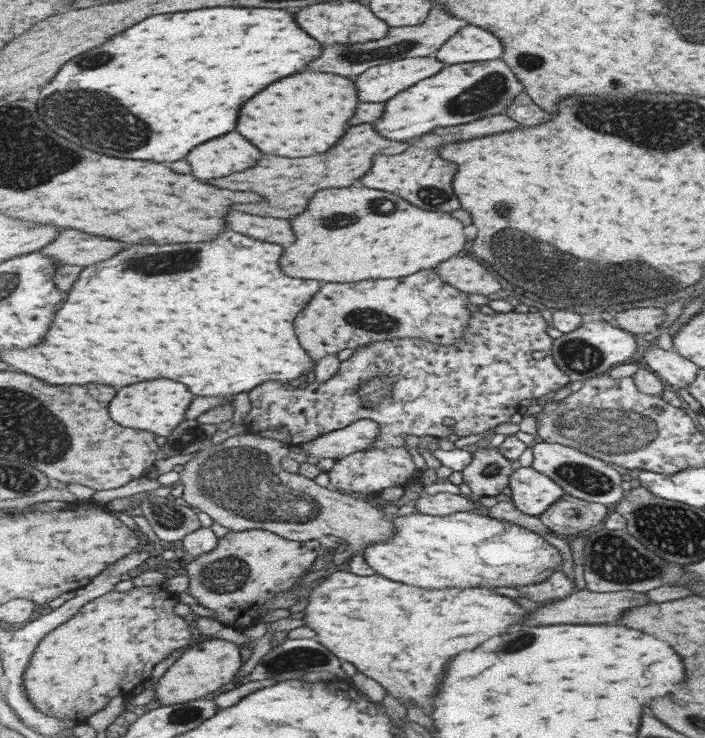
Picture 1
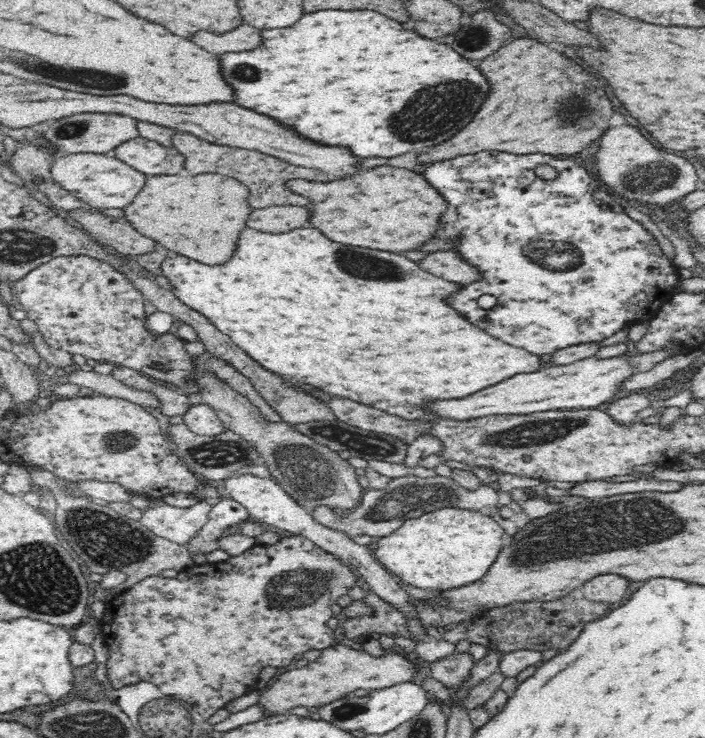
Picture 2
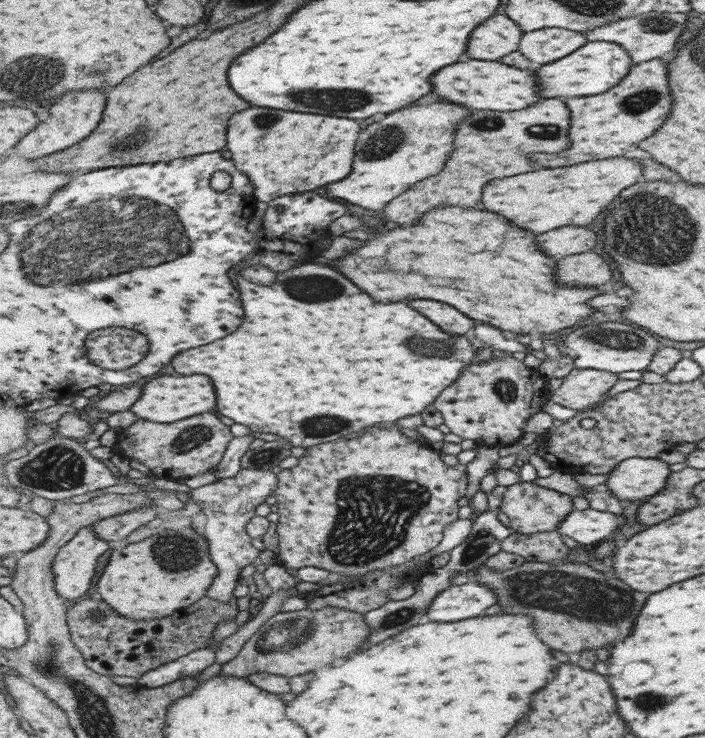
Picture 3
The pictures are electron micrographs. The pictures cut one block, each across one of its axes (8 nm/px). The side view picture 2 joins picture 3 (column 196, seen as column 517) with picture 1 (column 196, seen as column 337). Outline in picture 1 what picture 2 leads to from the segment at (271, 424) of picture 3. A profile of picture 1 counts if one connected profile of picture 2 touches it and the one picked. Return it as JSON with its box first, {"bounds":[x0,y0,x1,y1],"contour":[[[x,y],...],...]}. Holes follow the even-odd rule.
{"bounds":[1,230,319,396],"contour":[[[233,230],[223,232],[217,236],[213,242],[201,242],[201,244],[139,244],[139,246],[127,246],[121,250],[117,256],[105,260],[103,264],[87,266],[79,280],[73,284],[69,290],[69,300],[63,302],[63,308],[57,312],[53,326],[49,328],[49,336],[35,348],[27,350],[1,350],[1,358],[11,364],[13,368],[33,374],[49,384],[89,384],[89,382],[99,382],[99,384],[109,384],[109,386],[129,386],[137,384],[143,380],[153,380],[153,378],[173,378],[189,384],[191,392],[197,396],[231,396],[239,392],[247,392],[257,388],[259,384],[267,380],[279,380],[288,383],[295,378],[305,377],[312,379],[316,370],[316,361],[311,354],[305,352],[305,348],[299,344],[293,328],[293,320],[309,300],[319,292],[319,282],[317,280],[297,280],[281,272],[279,268],[279,258],[283,254],[283,246],[279,244],[269,244],[269,242],[257,242],[249,236],[237,234]]]}

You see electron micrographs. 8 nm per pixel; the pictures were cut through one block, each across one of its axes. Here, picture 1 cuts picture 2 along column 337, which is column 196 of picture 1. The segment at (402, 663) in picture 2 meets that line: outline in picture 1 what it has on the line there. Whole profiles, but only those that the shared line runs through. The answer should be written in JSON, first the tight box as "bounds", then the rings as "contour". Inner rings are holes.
{"bounds":[155,639,242,706],"contour":[[[223,639],[203,640],[189,646],[183,656],[155,683],[155,700],[162,706],[173,706],[212,697],[217,692],[231,687],[233,678],[242,664],[240,645]]]}

